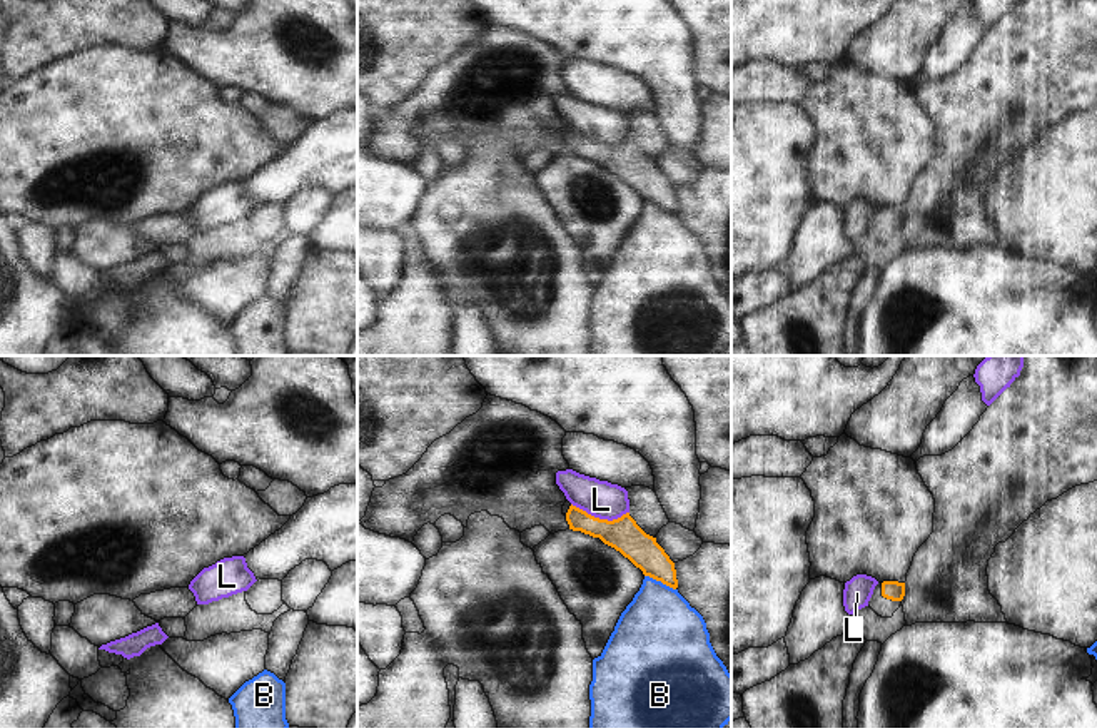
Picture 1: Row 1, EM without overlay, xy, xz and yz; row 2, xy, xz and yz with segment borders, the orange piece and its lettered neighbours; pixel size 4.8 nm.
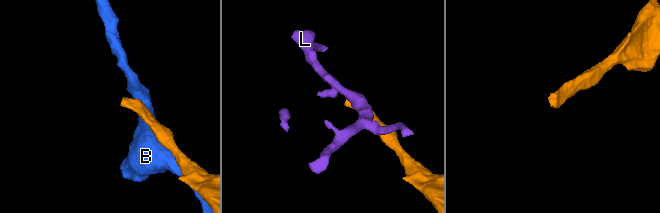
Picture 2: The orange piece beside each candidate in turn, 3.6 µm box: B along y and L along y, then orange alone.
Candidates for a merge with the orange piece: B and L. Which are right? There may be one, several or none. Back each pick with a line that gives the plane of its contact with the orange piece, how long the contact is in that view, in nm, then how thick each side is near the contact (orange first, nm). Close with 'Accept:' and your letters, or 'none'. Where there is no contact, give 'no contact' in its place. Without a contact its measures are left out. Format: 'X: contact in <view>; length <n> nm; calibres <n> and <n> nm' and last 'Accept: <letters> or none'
Accept: none

